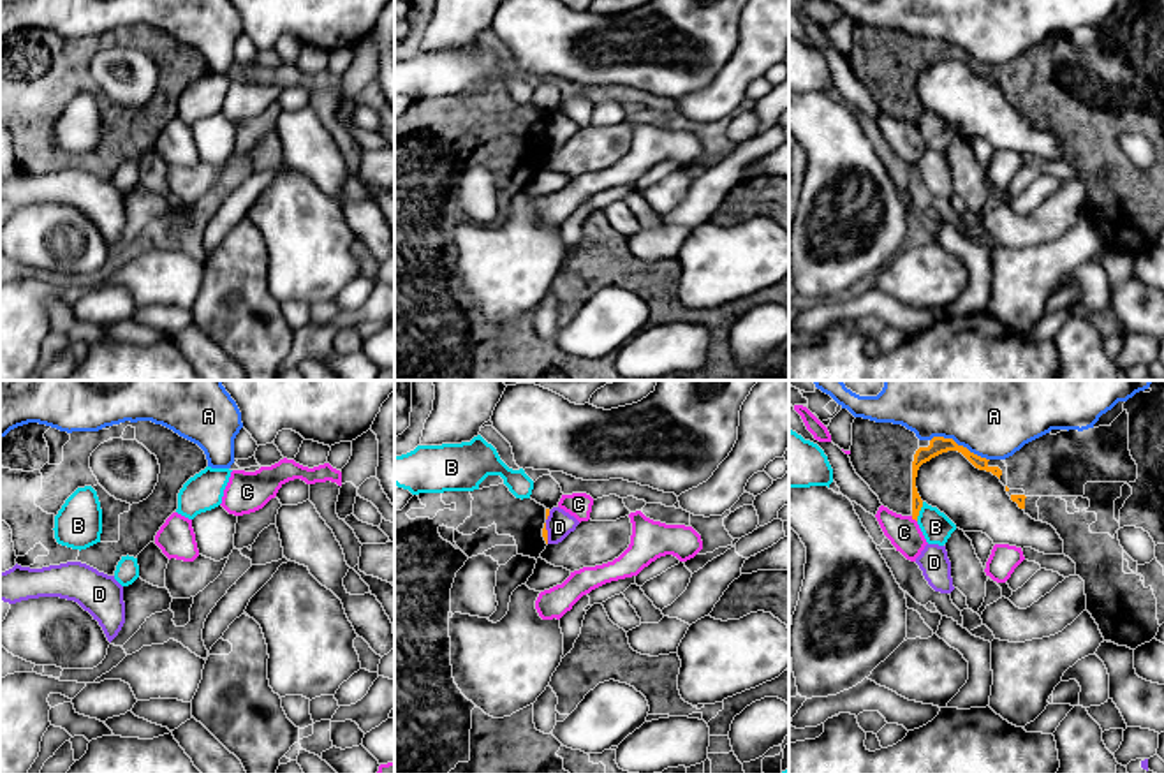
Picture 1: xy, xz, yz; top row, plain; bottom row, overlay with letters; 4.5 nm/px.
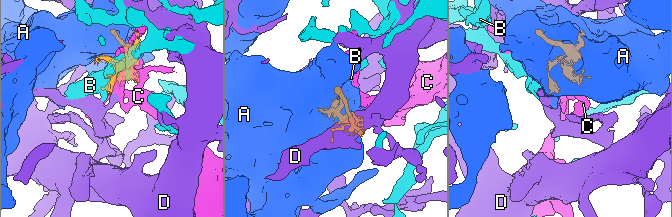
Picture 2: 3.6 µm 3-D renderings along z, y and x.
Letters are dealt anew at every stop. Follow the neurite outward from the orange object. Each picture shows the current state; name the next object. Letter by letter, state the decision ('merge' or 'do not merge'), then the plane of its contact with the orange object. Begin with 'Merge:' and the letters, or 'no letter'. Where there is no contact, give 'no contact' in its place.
Merge: no letter
A: do not merge; meets orange in yz
B: do not merge; meets orange in yz
C: do not merge; meets orange in yz
D: do not merge; meets orange in xz

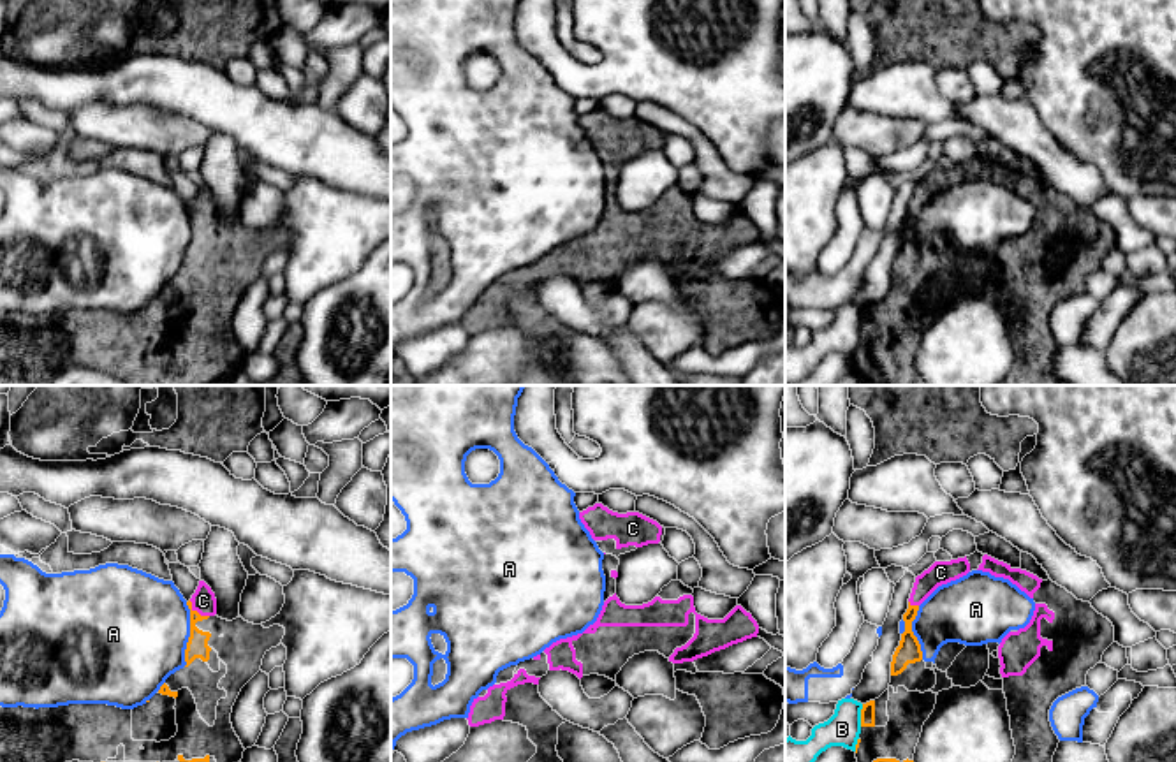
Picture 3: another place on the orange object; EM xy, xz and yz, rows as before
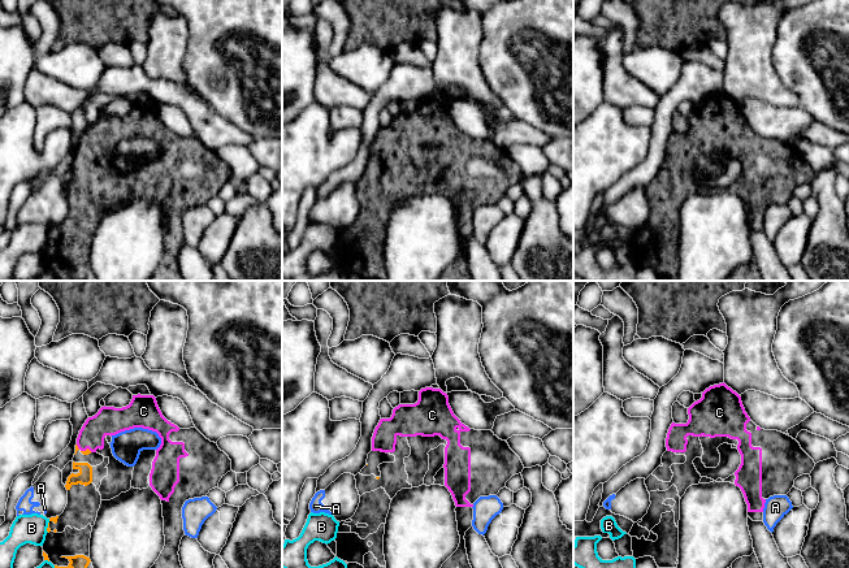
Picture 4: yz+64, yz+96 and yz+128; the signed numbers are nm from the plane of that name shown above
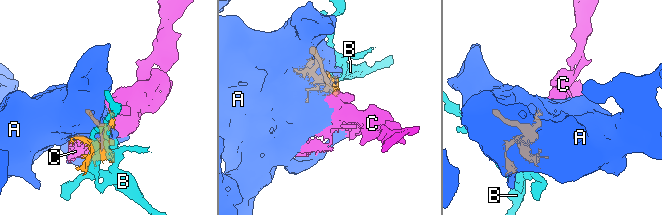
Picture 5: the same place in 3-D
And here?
Merge: C
A: do not merge; meets orange in xy
B: do not merge; meets orange in yz
C: merge; meets orange in xy

